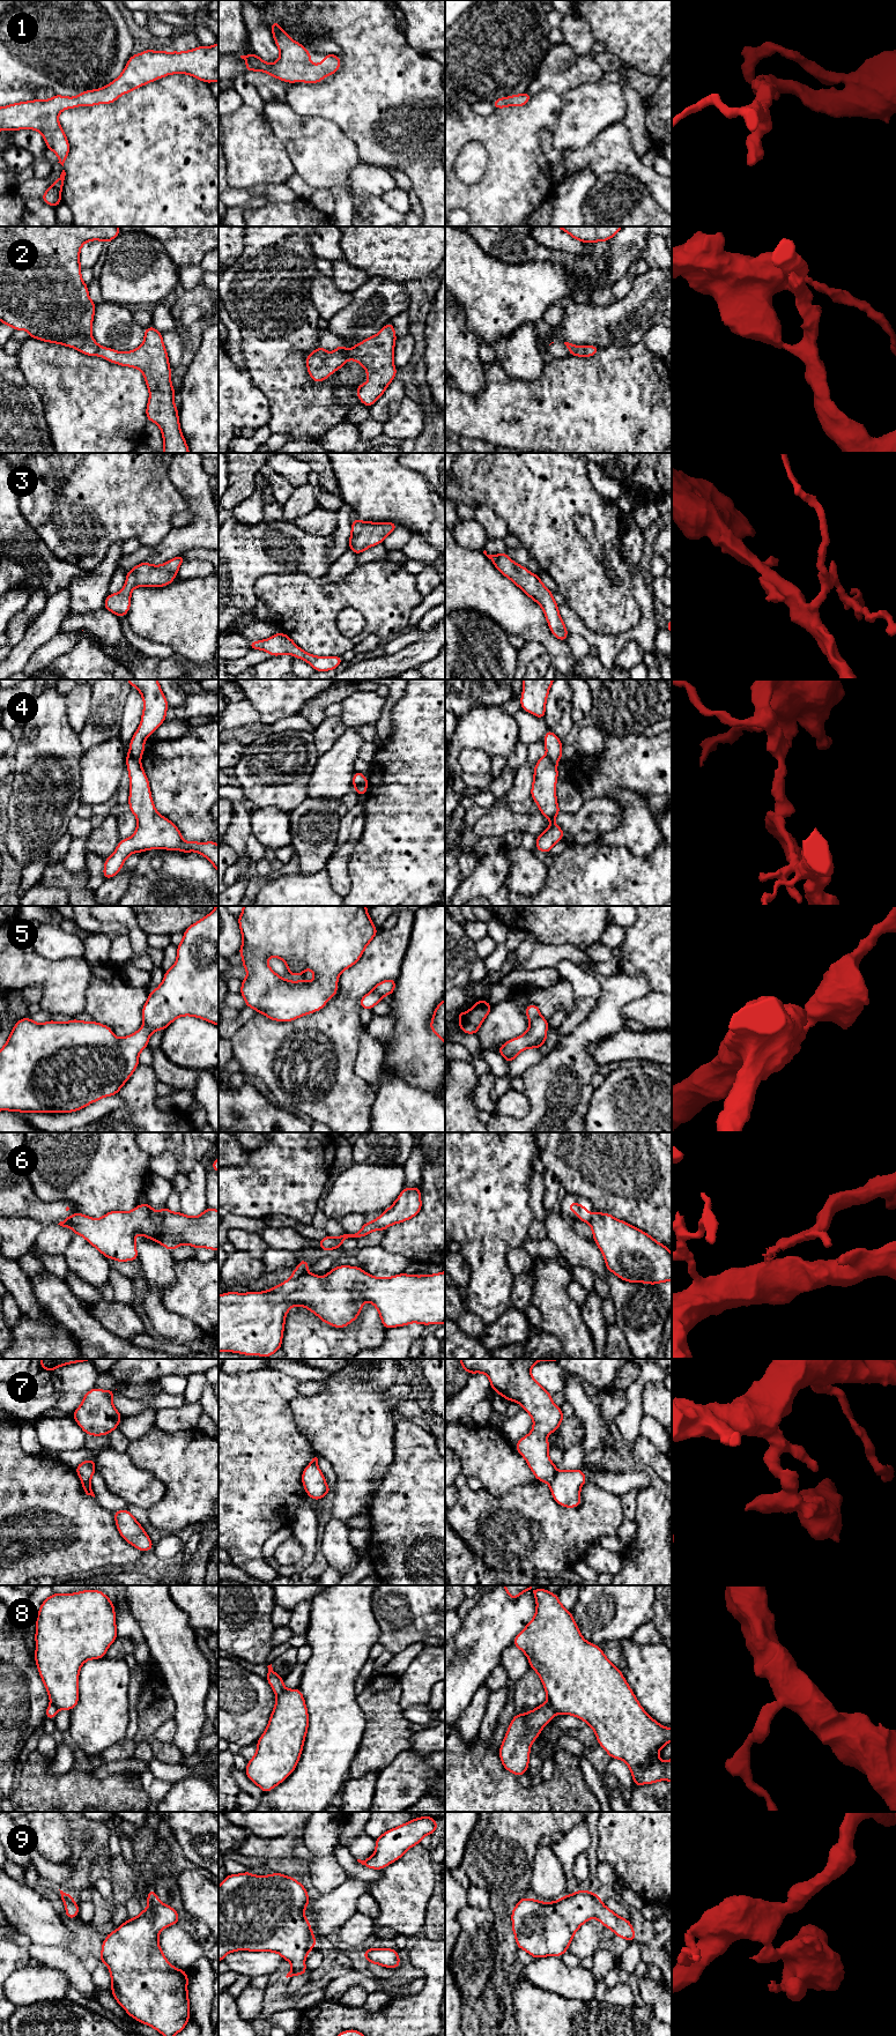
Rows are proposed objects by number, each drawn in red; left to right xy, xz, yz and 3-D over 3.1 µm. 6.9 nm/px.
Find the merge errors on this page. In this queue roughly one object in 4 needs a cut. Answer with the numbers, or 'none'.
4, 6, 7, 8

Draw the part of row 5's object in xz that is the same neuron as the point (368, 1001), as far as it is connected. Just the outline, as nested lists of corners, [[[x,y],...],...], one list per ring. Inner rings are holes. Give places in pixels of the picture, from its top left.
[[[395,979],[384,980],[377,983],[371,991],[360,1000],[362,1009],[371,1010],[376,1004],[383,1001],[385,995],[392,995],[395,988]]]

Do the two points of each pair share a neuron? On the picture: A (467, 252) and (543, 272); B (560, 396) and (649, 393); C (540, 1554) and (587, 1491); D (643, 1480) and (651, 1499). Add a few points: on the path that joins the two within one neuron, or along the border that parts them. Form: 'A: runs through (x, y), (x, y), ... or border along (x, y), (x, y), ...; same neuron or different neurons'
A: runs through (486, 270), (489, 274), (525, 274); same neuron
B: runs through (582, 396), (627, 396); same neuron
C: runs through (555, 1538), (586, 1507); same neuron
D: border along (650, 1485), (638, 1491); different neurons

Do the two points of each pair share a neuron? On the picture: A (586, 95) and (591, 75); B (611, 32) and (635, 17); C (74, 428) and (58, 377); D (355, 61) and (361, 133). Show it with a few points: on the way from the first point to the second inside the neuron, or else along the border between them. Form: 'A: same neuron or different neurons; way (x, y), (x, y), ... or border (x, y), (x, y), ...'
A: different neurons; border (599, 81), (578, 84), (564, 91)
B: same neuron; way (616, 27), (626, 17), (629, 17)
C: same neuron; way (74, 415), (74, 394), (69, 389)
D: same neuron; way (361, 79), (361, 116)

